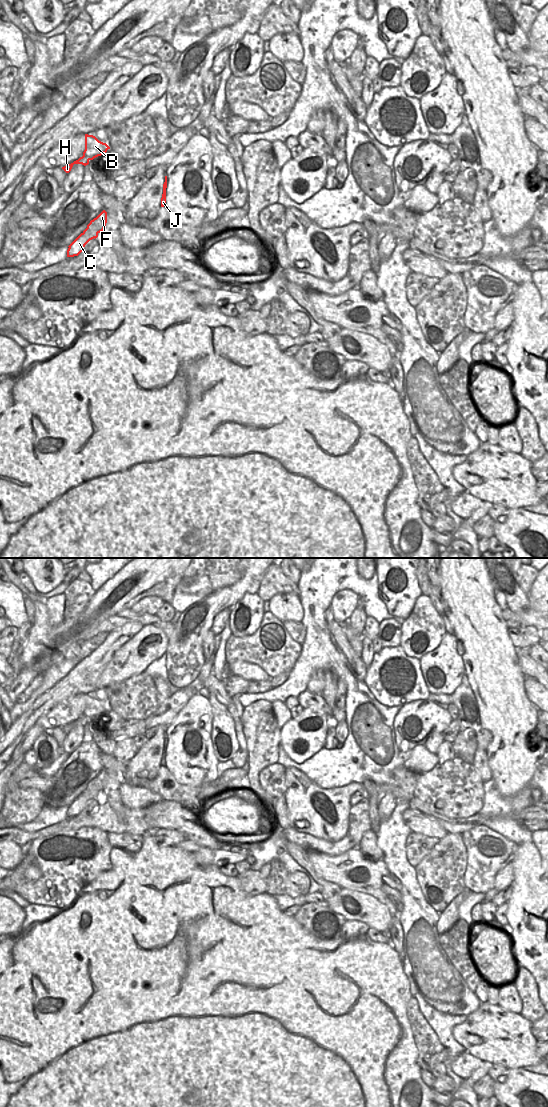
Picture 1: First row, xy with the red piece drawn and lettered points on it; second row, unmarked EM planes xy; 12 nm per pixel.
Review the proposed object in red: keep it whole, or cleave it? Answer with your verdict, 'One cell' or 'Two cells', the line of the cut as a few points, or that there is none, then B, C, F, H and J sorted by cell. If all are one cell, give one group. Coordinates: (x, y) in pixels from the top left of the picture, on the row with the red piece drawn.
Two cells. Split along xy (98, 231), (85, 231), (83, 233). Groups: B C H / F J.

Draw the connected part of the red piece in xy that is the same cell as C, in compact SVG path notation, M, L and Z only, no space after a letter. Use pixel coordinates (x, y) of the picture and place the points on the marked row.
M98 231L81 233L68 247L67 257L78 256L84 249L85 245L96 237Z

